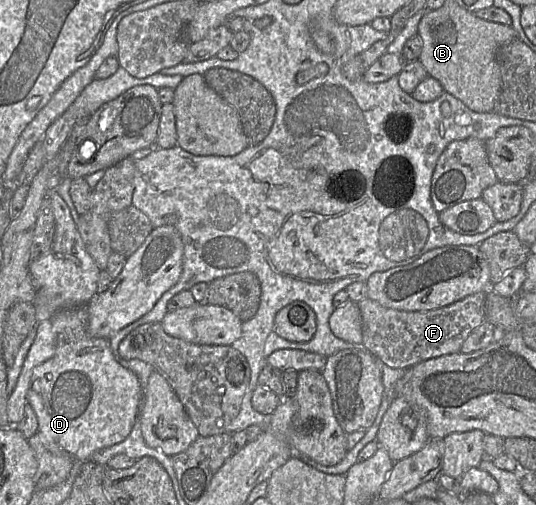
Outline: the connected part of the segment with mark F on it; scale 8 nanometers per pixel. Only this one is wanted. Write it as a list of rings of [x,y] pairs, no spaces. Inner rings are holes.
[[[488,290],[466,296],[448,306],[429,311],[402,311],[365,298],[357,303],[362,319],[362,344],[391,368],[408,369],[431,358],[459,353],[470,333],[485,320]]]

